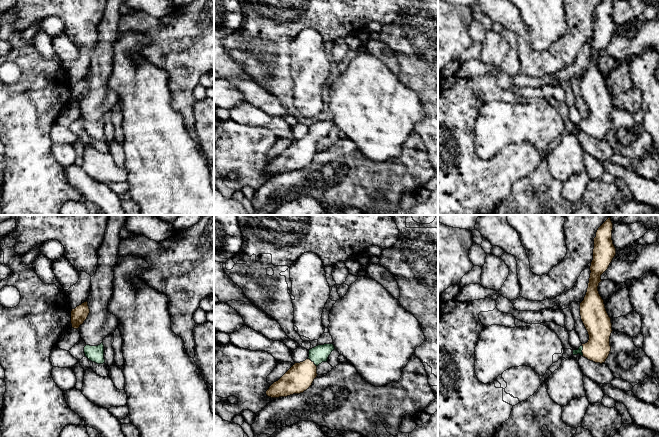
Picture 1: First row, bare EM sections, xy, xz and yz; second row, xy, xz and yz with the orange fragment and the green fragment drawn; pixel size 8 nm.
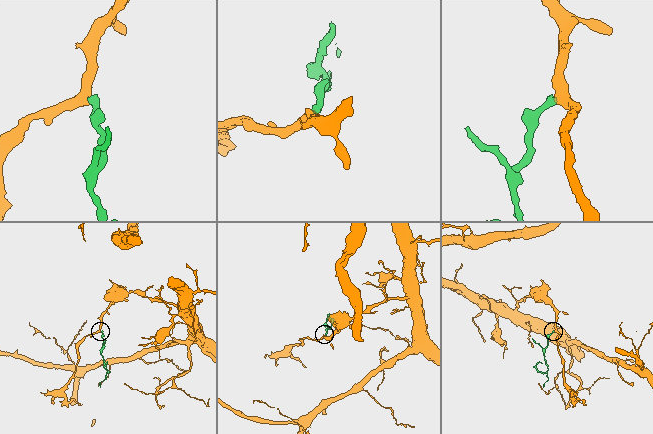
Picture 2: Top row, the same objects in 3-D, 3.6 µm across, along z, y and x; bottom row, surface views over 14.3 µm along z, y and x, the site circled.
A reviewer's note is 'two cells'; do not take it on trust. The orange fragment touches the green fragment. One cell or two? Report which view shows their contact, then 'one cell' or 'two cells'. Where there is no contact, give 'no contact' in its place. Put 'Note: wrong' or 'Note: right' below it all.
yz | one cell
Note: wrong

